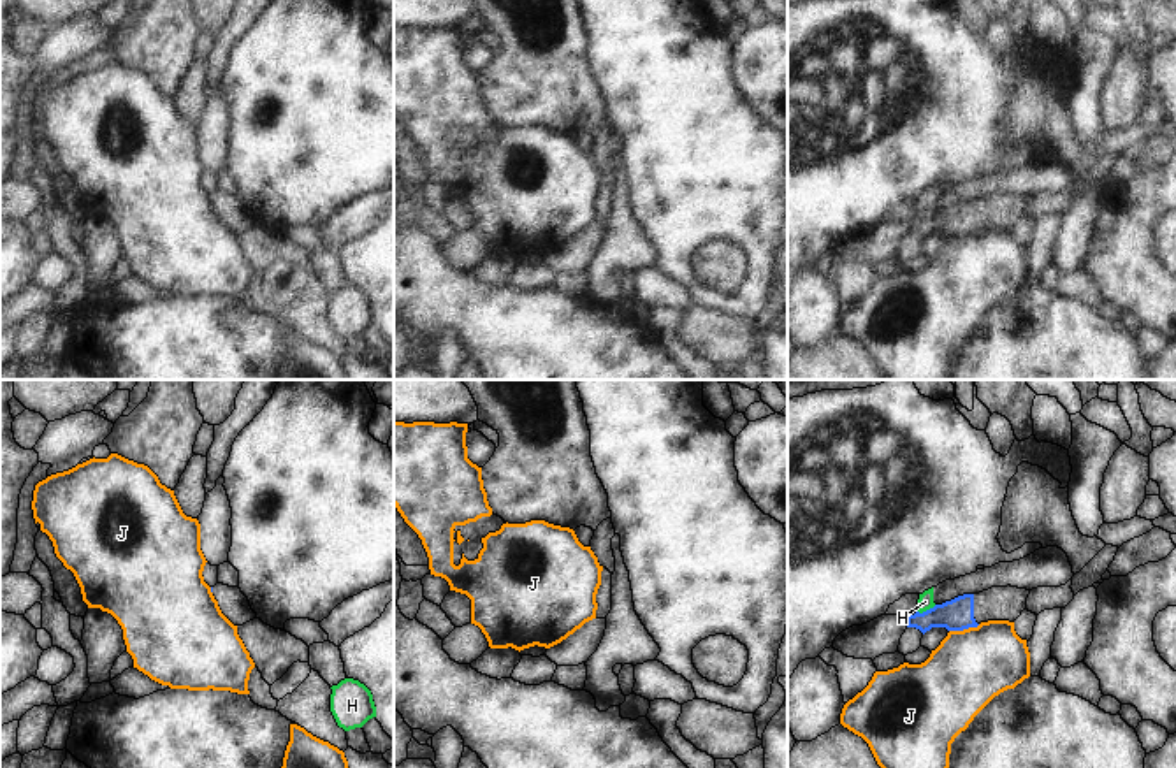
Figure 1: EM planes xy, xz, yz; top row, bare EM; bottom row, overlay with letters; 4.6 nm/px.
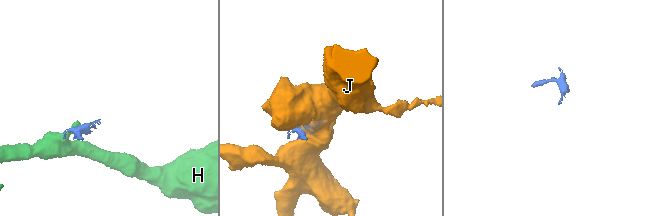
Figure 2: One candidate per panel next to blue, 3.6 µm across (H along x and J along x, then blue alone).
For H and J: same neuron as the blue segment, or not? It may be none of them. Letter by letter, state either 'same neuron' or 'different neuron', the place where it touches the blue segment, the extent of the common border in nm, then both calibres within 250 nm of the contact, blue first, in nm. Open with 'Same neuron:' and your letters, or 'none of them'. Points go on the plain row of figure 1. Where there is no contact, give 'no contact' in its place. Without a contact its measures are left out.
Same neuron: none of them
H: different neuron | yz (927, 217) | 90 nm | 140/70 nm
J: different neuron | yz (964, 234) | 150 nm | 140/360 nm

